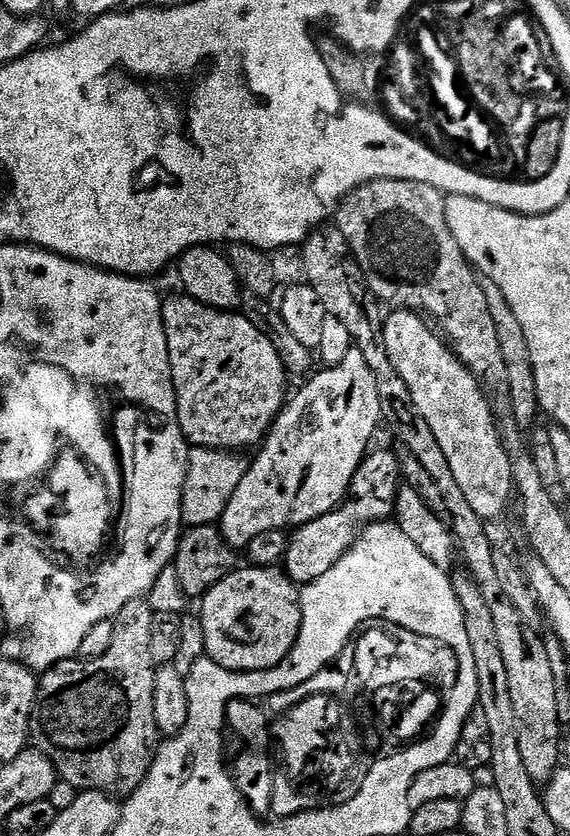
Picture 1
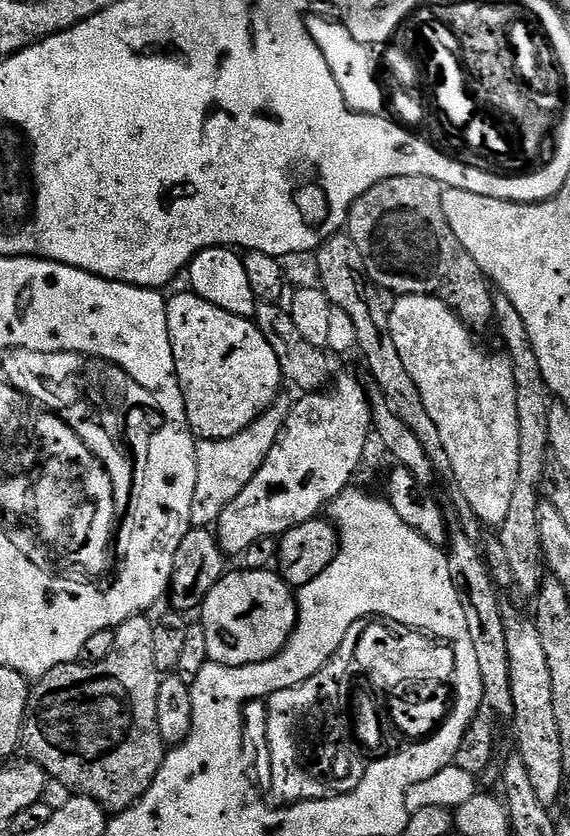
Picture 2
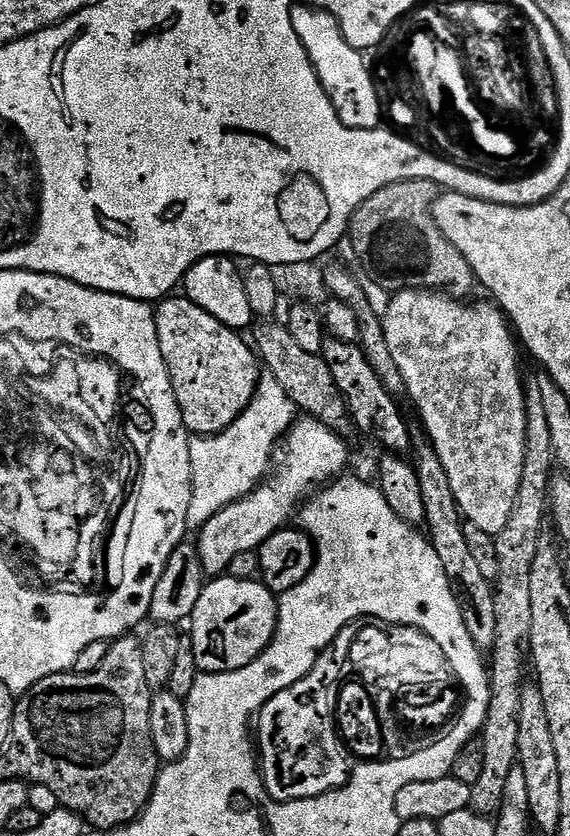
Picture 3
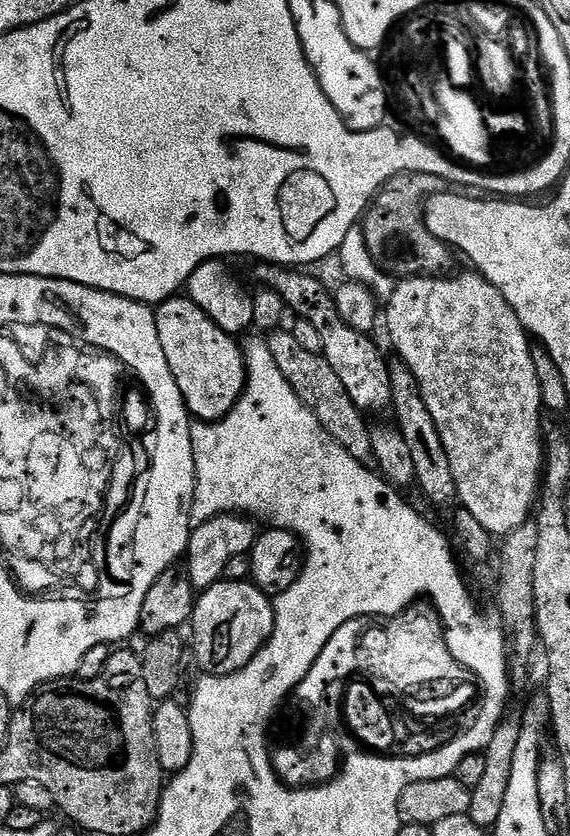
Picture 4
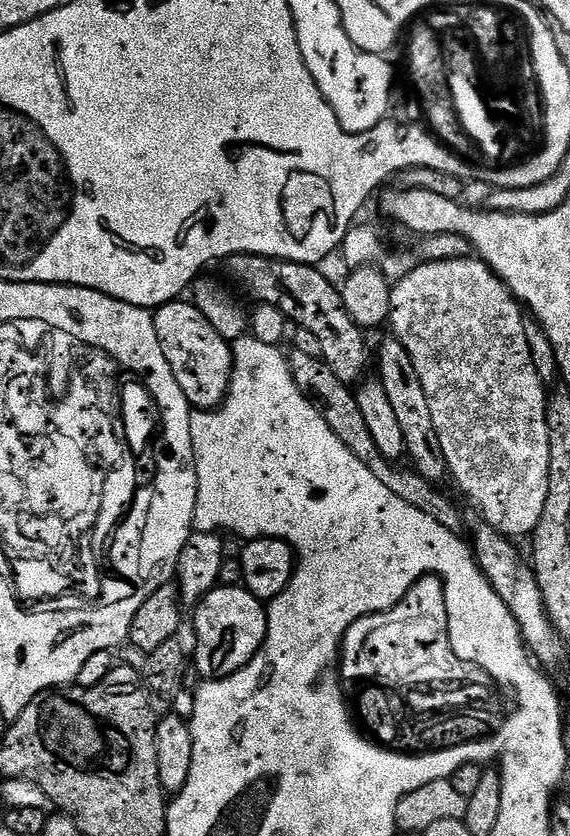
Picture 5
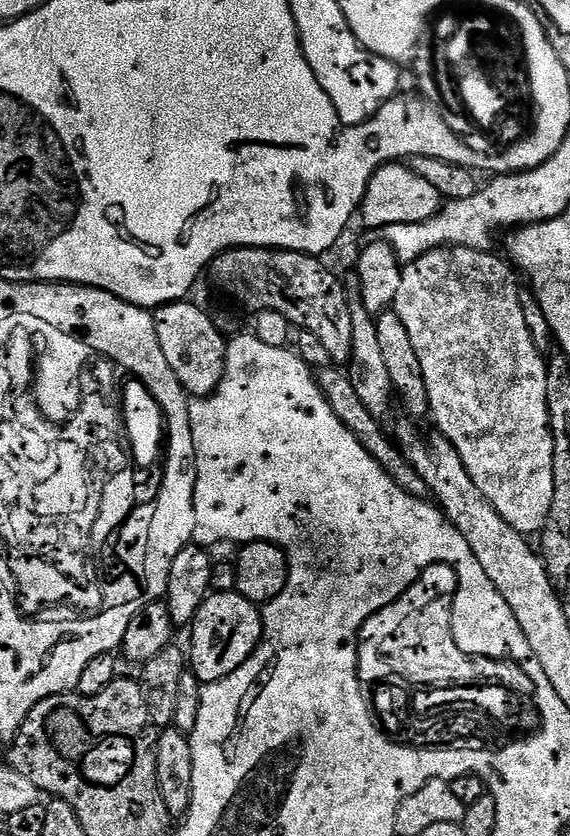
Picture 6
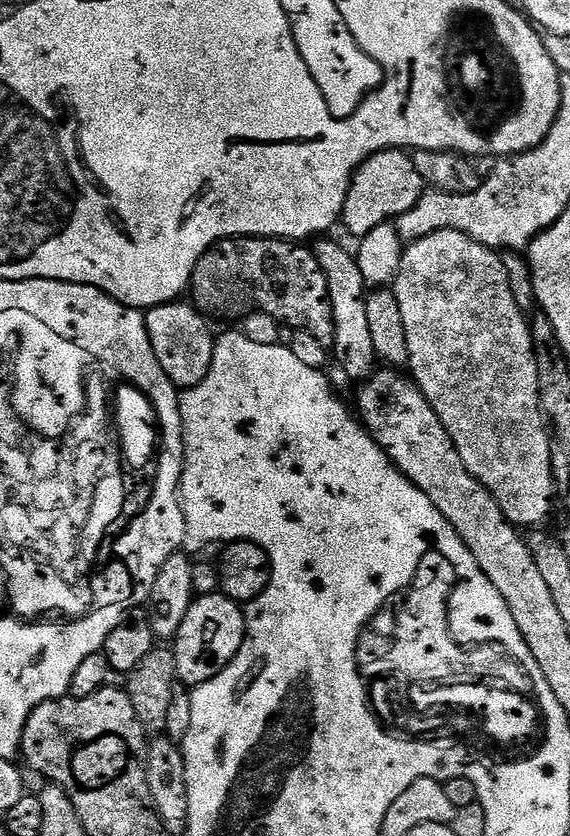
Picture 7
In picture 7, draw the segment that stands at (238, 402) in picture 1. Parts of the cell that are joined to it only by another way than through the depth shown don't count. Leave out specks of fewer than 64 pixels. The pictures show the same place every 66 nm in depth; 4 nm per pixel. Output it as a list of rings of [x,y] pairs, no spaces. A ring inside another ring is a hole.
[[[184,303],[159,304],[156,308],[147,309],[143,317],[154,352],[158,354],[158,362],[162,362],[162,370],[166,370],[168,377],[180,390],[196,388],[207,378],[216,350],[216,340],[208,329],[209,321],[205,313],[191,303]]]

